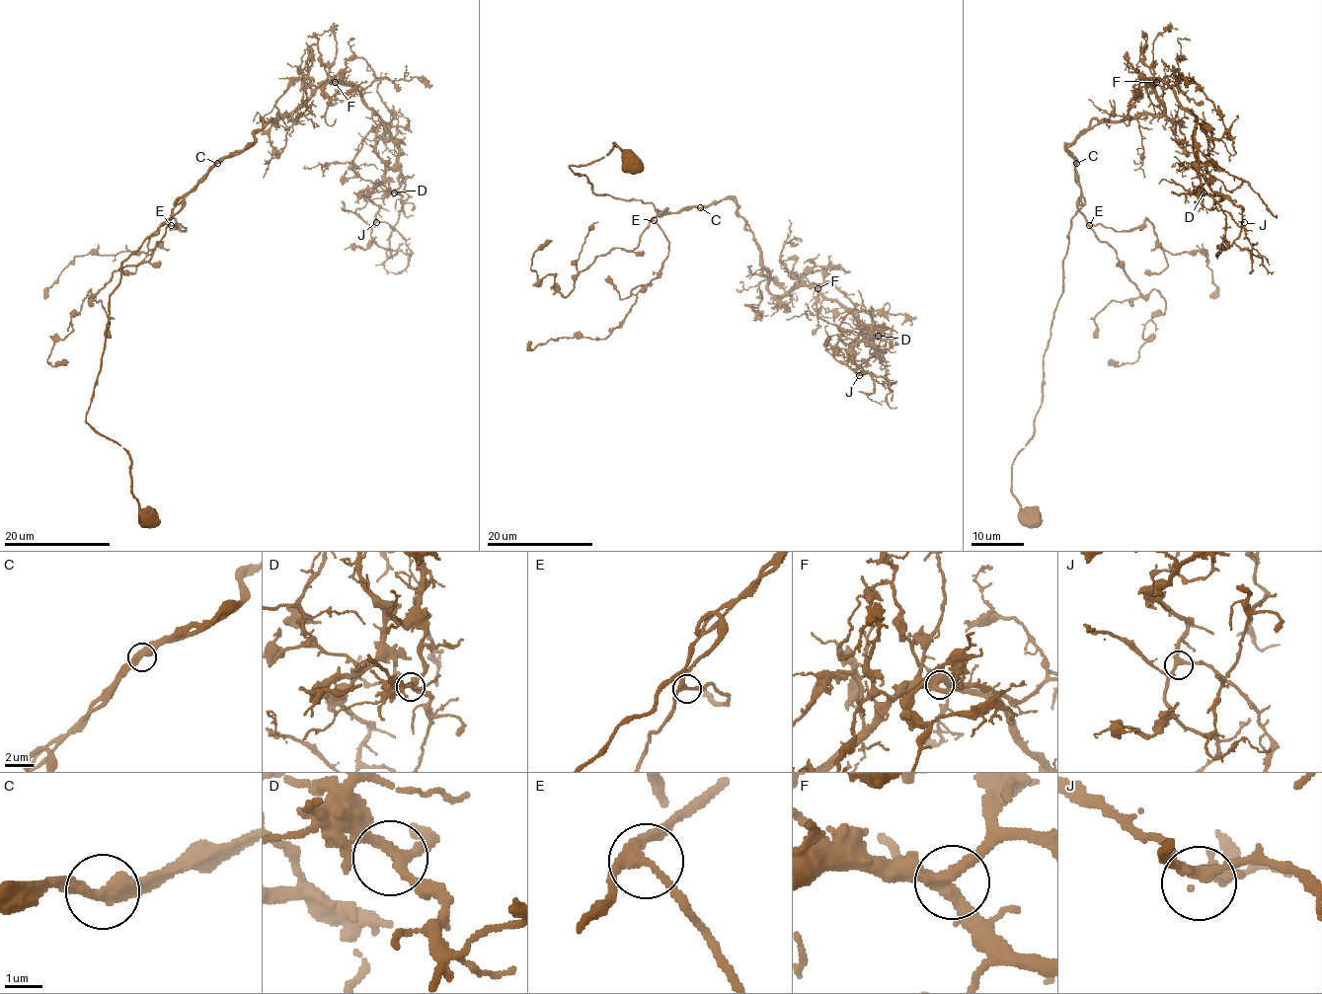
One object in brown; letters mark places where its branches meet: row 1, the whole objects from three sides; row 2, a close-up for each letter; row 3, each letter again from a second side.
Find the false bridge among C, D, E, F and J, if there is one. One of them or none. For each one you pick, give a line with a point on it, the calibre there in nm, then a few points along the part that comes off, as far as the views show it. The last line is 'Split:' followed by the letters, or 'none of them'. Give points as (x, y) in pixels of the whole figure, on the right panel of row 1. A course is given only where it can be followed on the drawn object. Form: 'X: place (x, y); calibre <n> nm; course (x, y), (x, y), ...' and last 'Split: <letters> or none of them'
Split: none of them

